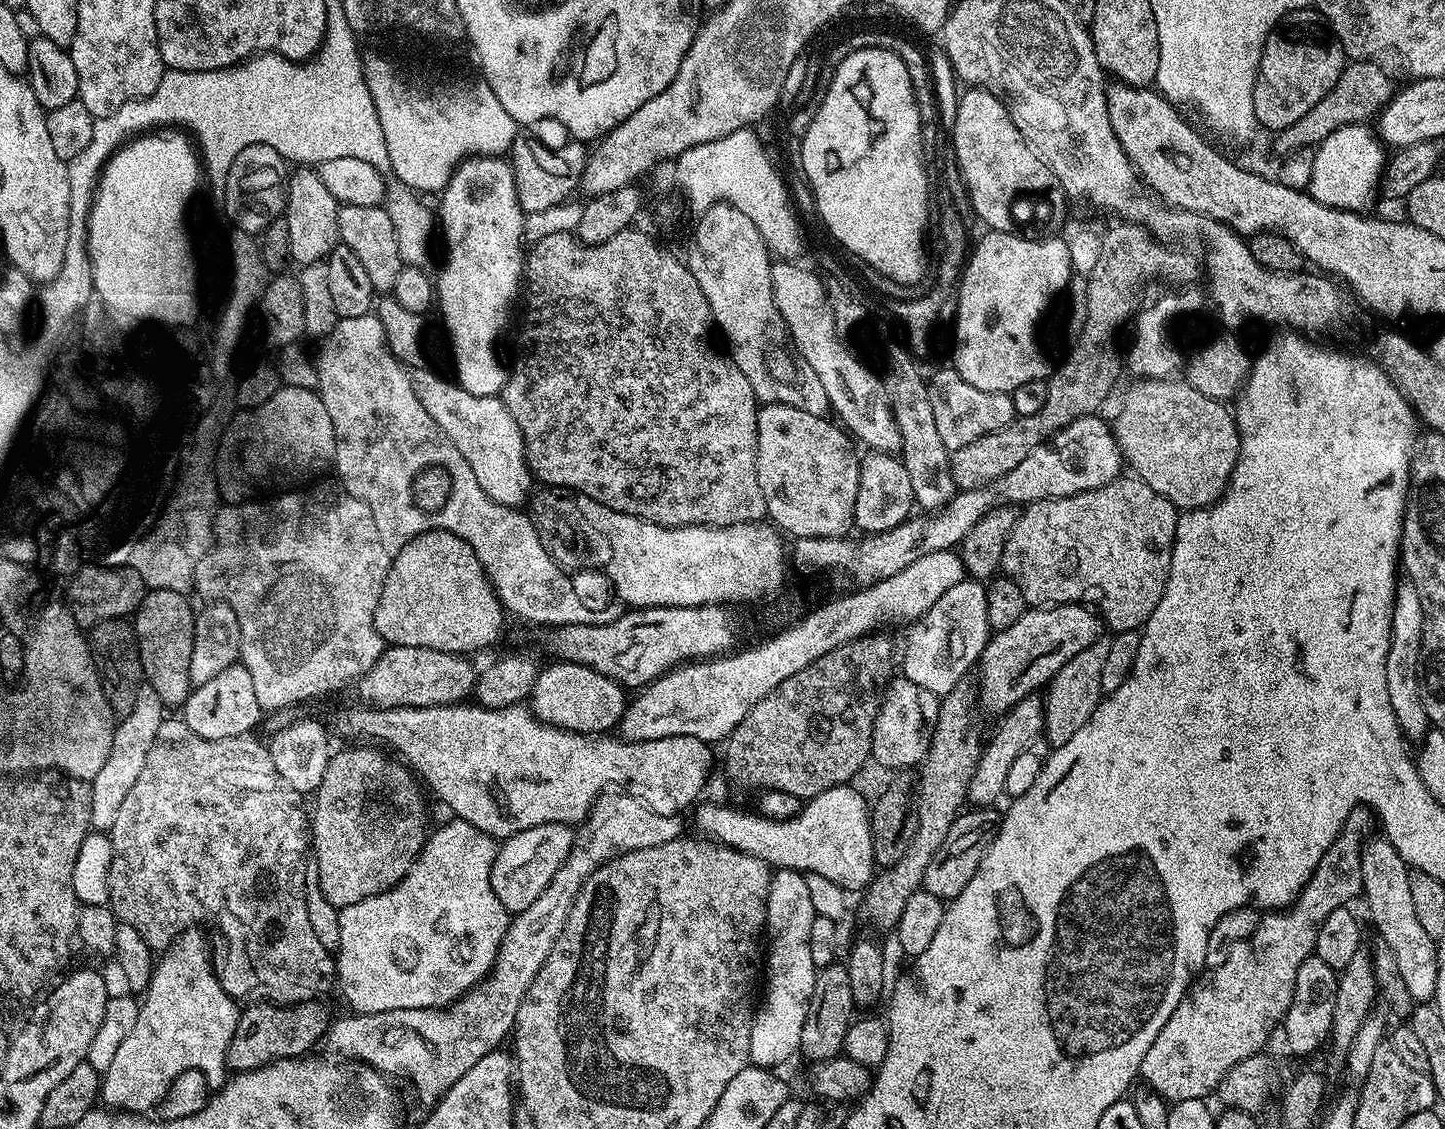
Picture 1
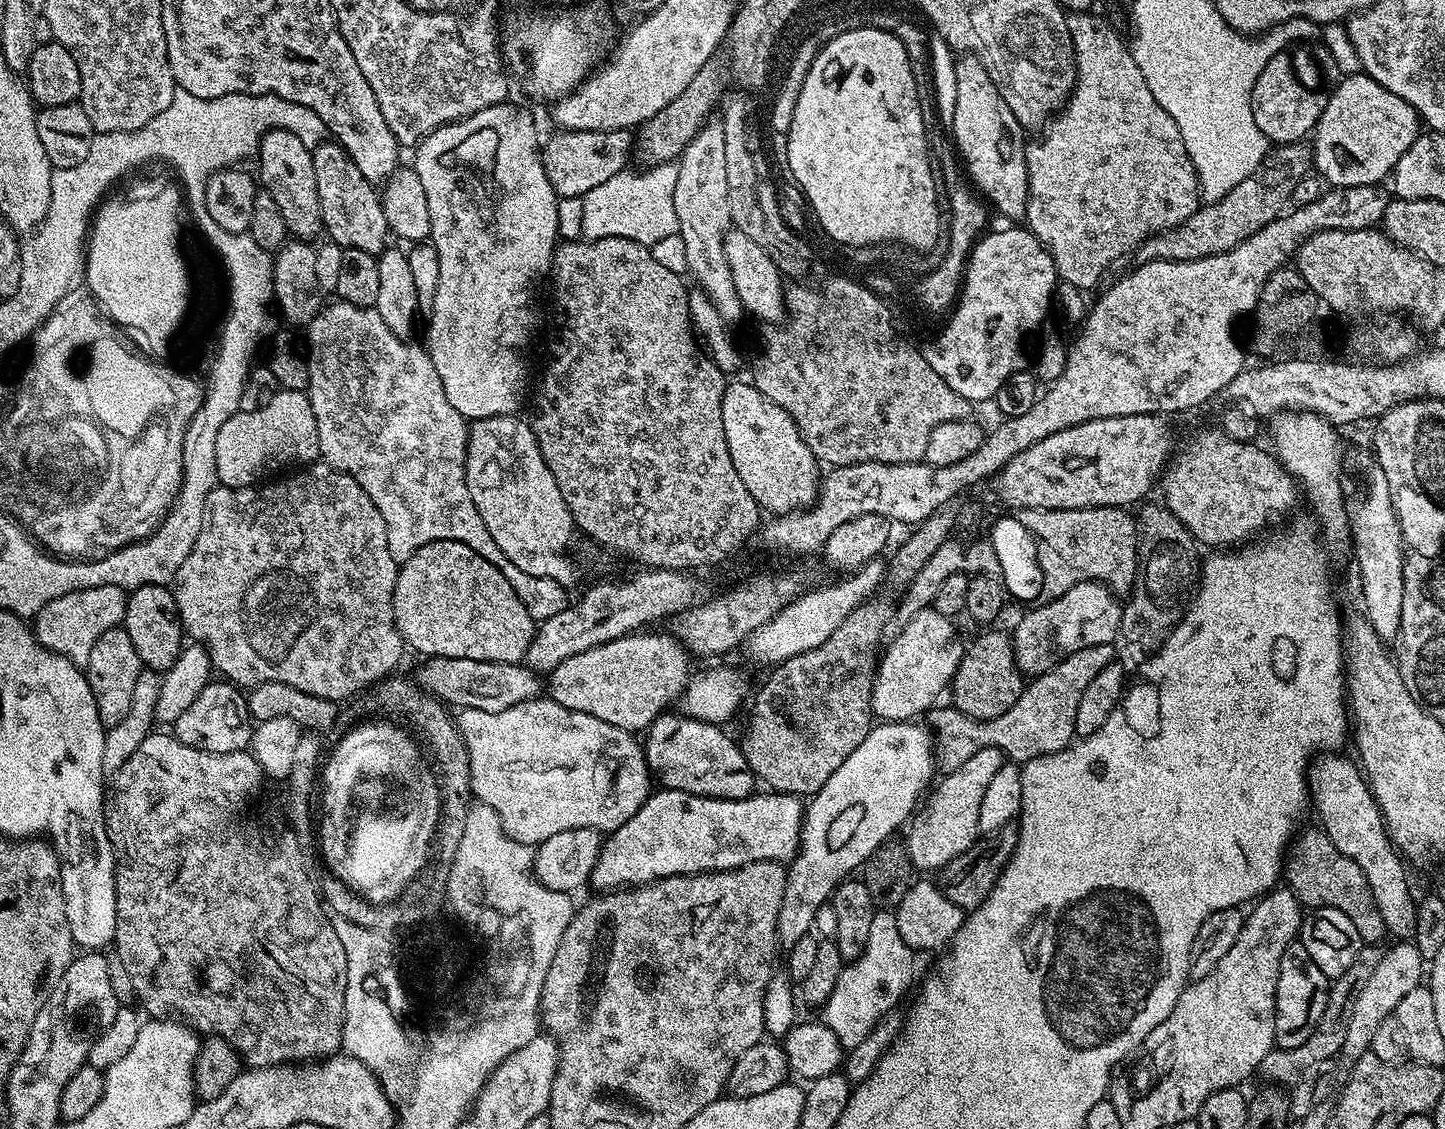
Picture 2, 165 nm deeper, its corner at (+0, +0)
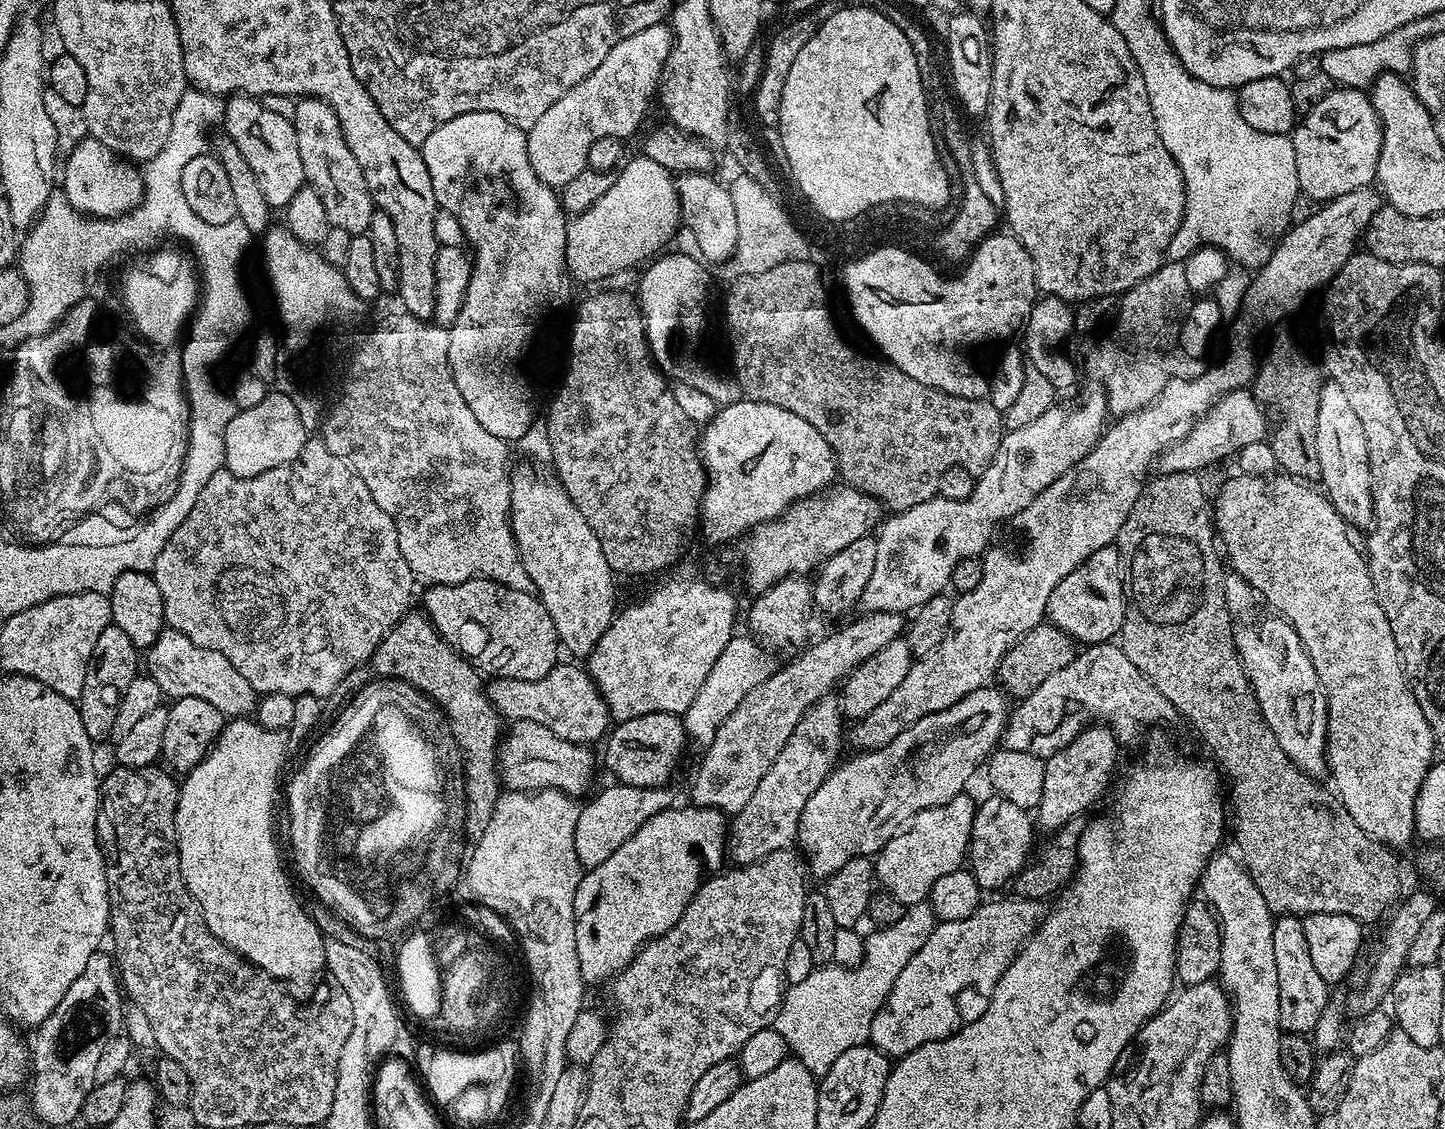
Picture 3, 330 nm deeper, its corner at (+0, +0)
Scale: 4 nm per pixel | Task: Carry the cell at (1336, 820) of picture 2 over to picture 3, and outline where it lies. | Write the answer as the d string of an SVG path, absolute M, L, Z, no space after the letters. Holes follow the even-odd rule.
M1298 634L1252 636L1252 640L1235 640L1235 643L1240 661L1253 684L1251 692L1256 697L1263 720L1274 732L1274 738L1278 738L1278 746L1286 750L1286 758L1290 758L1290 762L1307 776L1320 778L1325 775L1328 772L1328 699Z

